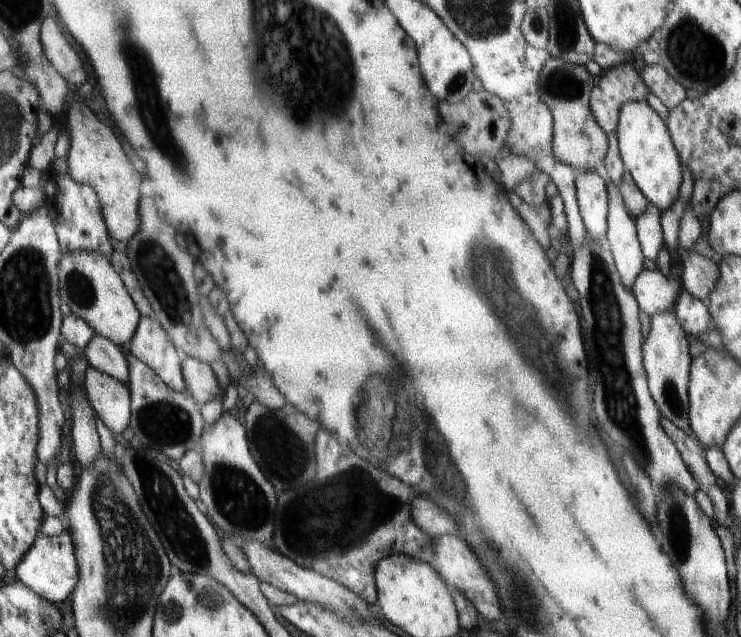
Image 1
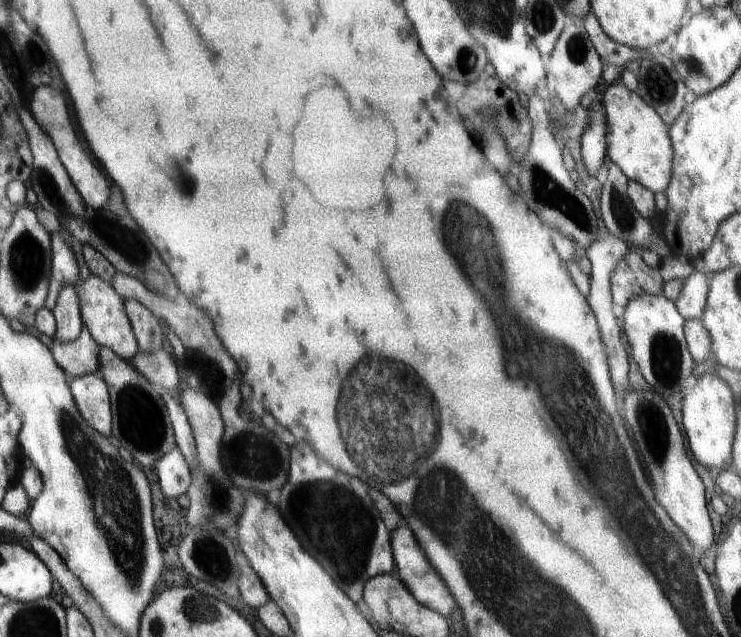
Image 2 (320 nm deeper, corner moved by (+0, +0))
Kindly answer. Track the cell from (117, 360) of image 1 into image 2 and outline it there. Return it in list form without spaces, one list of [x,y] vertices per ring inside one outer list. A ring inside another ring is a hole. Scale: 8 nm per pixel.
[[[85,322],[84,332],[78,340],[60,341],[53,339],[53,353],[56,360],[73,379],[84,375],[100,373],[99,348],[101,345],[93,337],[90,327]]]

